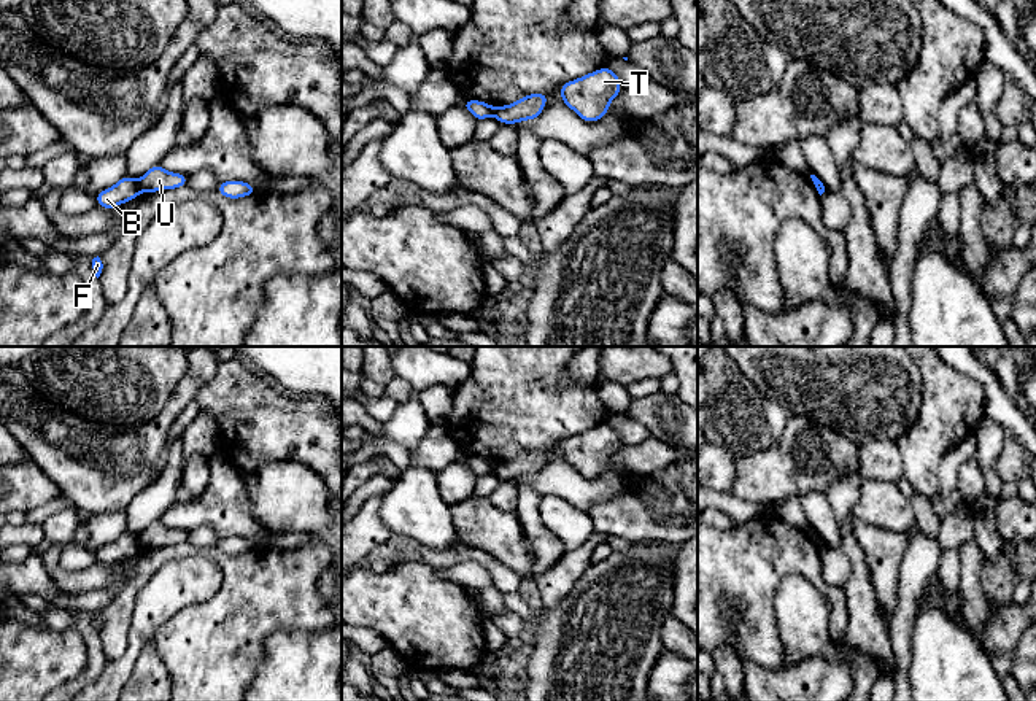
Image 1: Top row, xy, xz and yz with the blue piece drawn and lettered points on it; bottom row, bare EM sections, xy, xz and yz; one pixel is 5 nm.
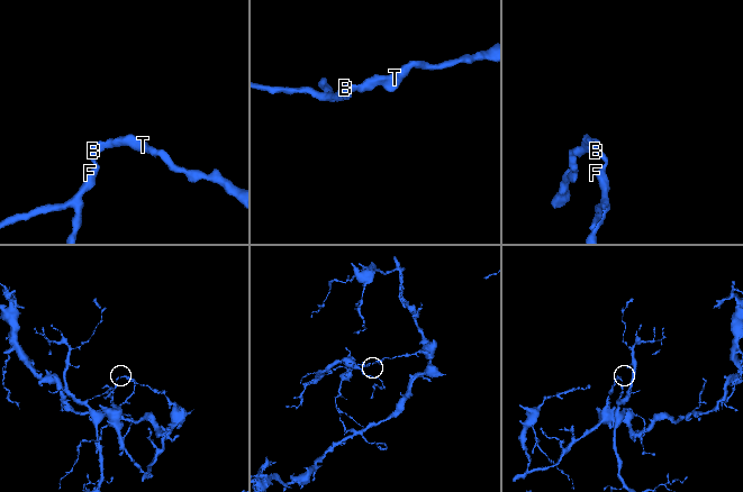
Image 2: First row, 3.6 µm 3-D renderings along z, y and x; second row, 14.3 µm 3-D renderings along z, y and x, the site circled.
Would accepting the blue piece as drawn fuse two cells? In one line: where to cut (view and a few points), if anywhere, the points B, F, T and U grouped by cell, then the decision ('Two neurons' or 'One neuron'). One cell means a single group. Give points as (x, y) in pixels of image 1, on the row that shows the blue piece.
Split along xy (135, 182), (140, 189). Groups: B F / T U. Two neurons

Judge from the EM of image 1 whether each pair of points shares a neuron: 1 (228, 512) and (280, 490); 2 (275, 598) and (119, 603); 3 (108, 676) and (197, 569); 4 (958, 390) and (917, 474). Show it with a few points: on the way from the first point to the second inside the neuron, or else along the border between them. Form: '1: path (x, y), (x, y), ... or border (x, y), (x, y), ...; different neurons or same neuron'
1: border (247, 474), (250, 512), (274, 533); different neurons
2: path (234, 568), (199, 550), (153, 561); same neuron
3: path (134, 650), (143, 625), (170, 596); same neuron
4: path (949, 410), (922, 447), (922, 453); same neuron

